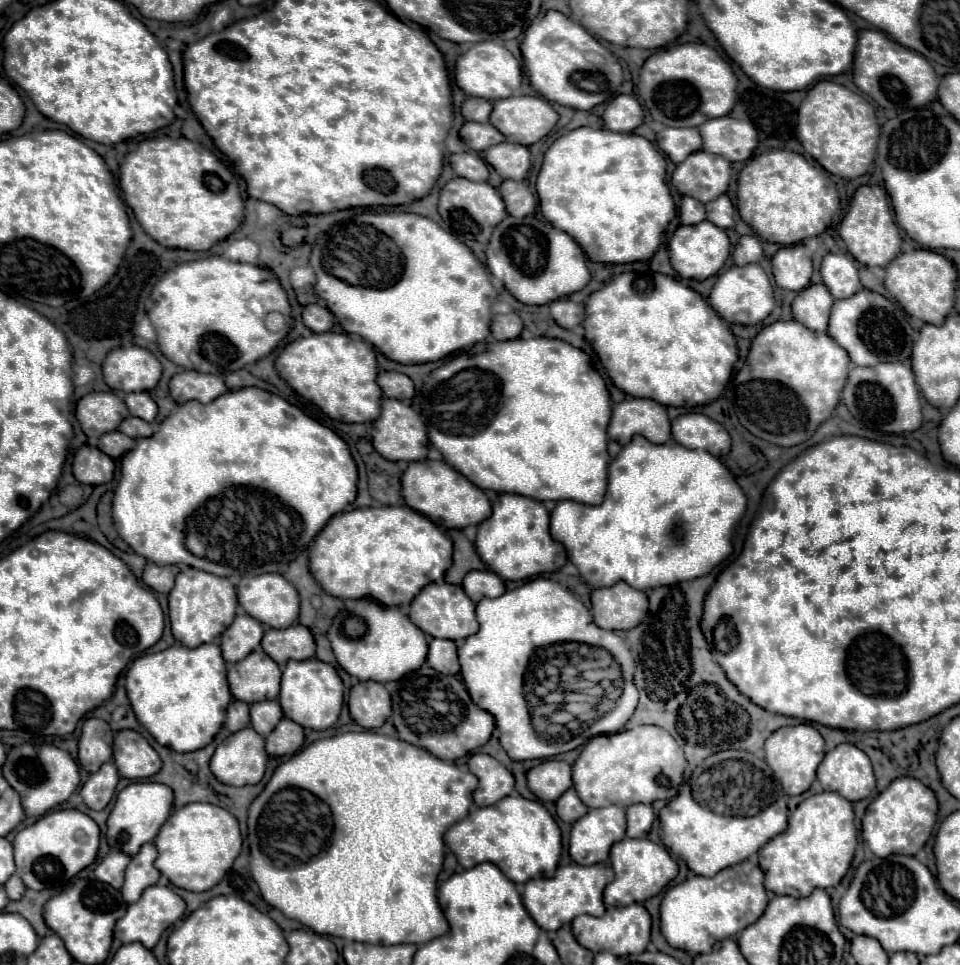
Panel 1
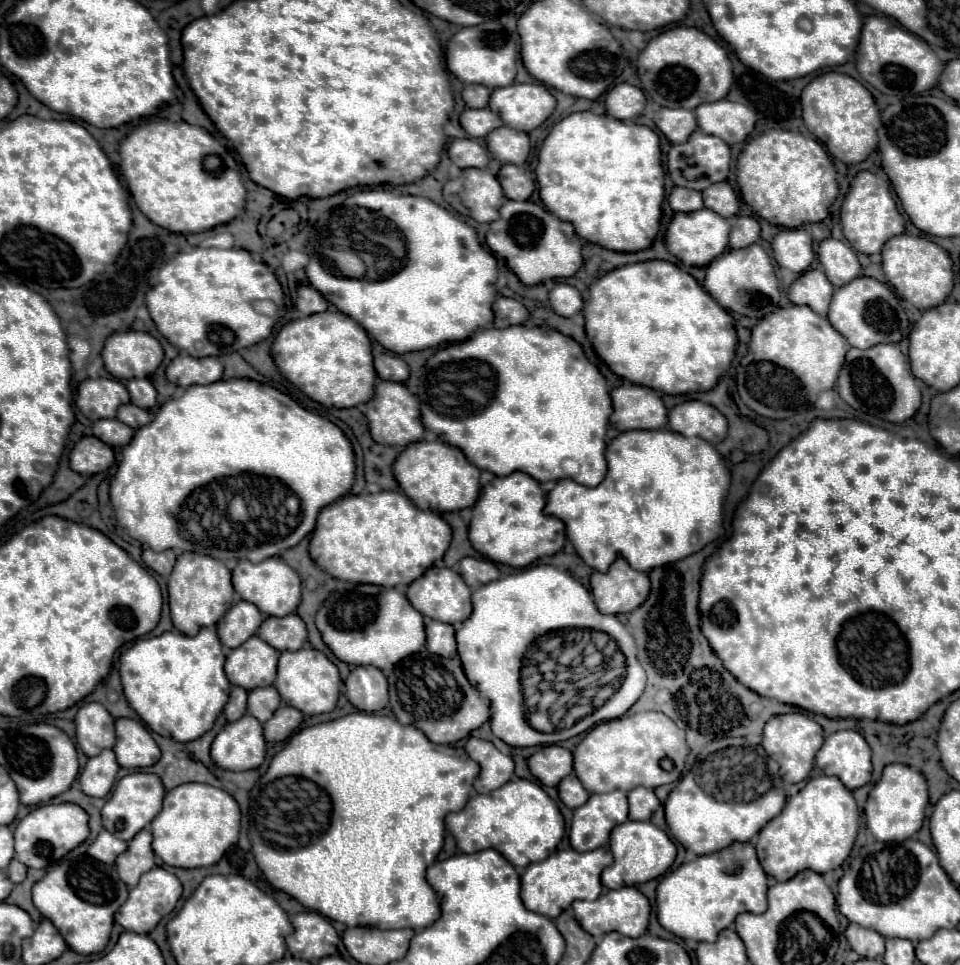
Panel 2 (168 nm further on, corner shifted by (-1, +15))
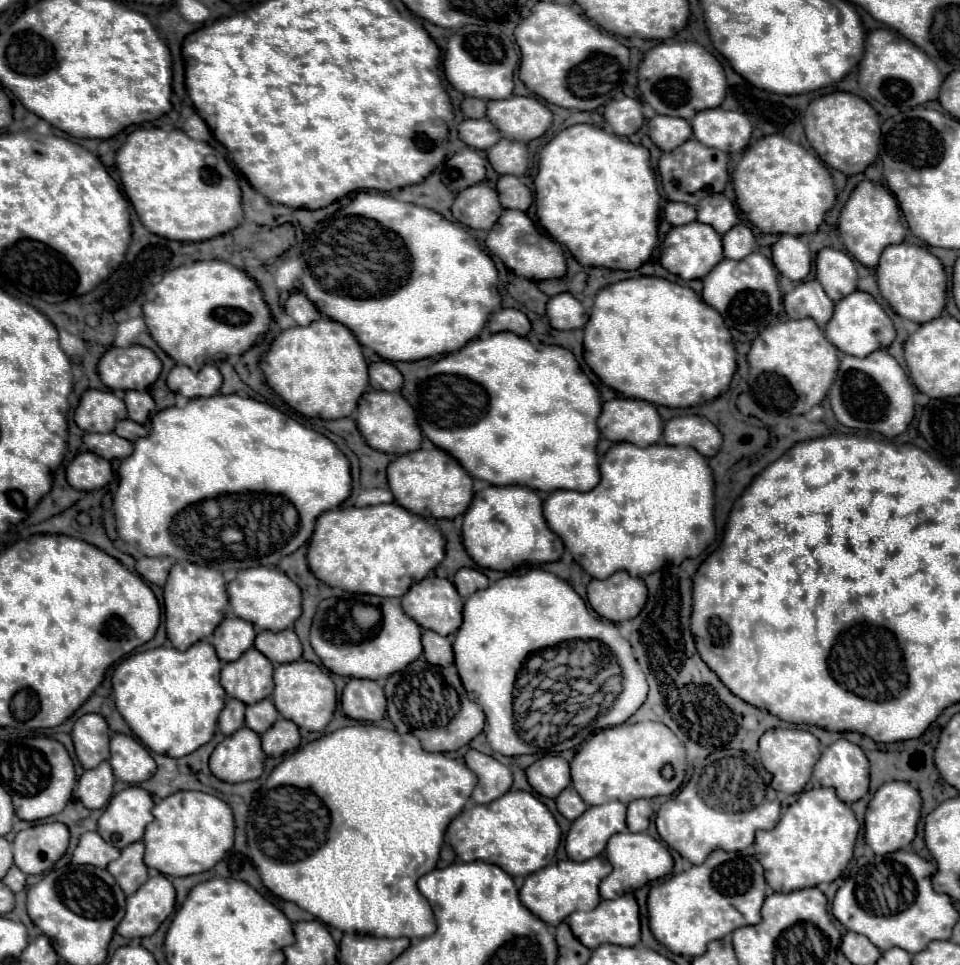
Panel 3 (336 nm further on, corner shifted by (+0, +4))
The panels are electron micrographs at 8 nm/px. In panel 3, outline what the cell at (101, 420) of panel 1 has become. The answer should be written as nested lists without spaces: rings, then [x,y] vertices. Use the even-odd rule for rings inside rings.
[[[87,390],[75,410],[75,424],[83,432],[113,432],[119,420],[127,418],[125,402],[103,390]]]

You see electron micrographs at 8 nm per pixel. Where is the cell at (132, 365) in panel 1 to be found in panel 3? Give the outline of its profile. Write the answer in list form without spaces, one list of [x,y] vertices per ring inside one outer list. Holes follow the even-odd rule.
[[[145,346],[109,348],[97,372],[111,390],[147,390],[161,374],[161,360]]]

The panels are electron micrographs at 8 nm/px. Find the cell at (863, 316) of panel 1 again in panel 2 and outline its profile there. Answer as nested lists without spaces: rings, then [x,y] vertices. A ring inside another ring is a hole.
[[[856,277],[850,285],[834,291],[834,301],[830,303],[828,319],[846,337],[846,341],[856,349],[868,349],[878,343],[900,343],[902,337],[908,337],[910,323],[900,305],[900,299],[890,285],[880,283],[874,277]]]

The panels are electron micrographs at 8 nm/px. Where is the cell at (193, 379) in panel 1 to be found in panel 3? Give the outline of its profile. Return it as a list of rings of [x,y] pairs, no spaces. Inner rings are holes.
[[[205,364],[199,372],[193,372],[189,366],[175,366],[167,376],[169,390],[183,394],[185,398],[215,396],[221,384],[221,372],[213,364]]]

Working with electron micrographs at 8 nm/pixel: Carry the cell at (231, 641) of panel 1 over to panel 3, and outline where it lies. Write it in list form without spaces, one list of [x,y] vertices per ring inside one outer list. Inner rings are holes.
[[[229,616],[223,620],[223,626],[219,624],[211,644],[217,650],[217,656],[225,662],[237,660],[245,650],[249,650],[253,646],[255,640],[255,630],[253,624],[249,624],[247,620]]]

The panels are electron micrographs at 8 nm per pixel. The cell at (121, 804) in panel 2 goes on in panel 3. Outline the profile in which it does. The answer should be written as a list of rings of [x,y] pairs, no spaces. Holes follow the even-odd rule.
[[[129,786],[109,800],[109,806],[99,818],[97,832],[107,844],[123,850],[143,838],[145,826],[153,820],[151,808],[151,794],[139,786]]]

